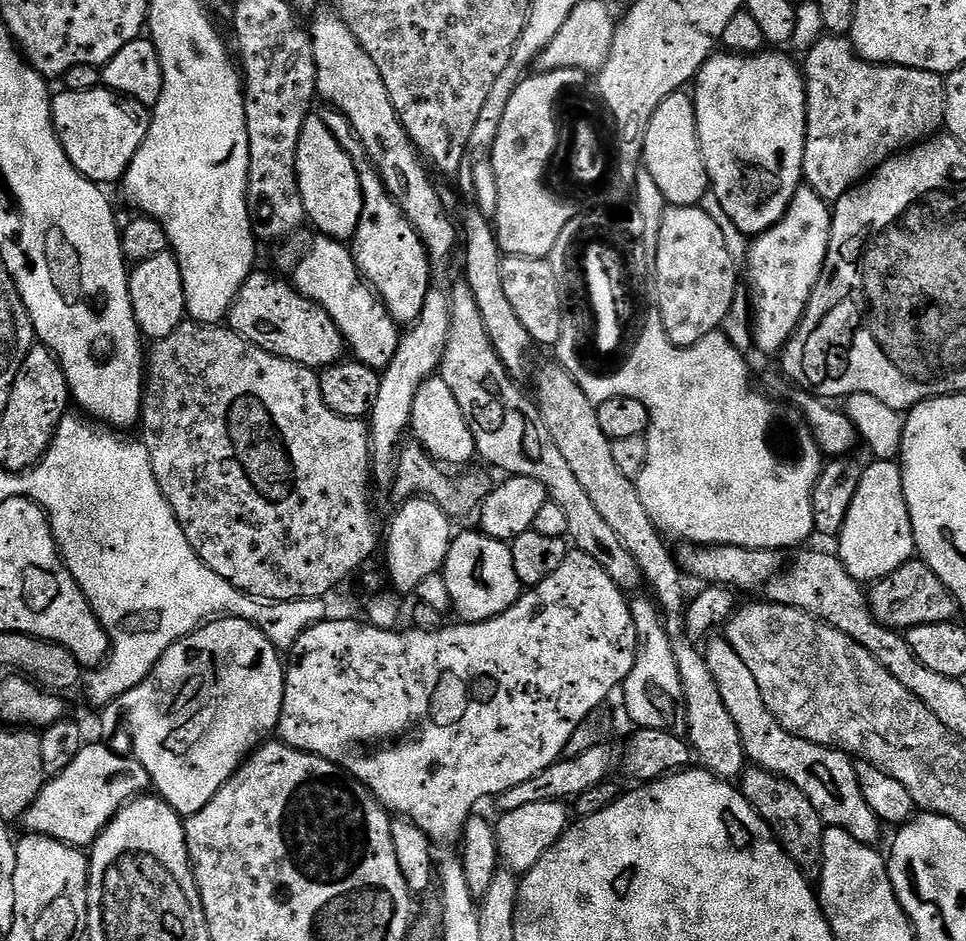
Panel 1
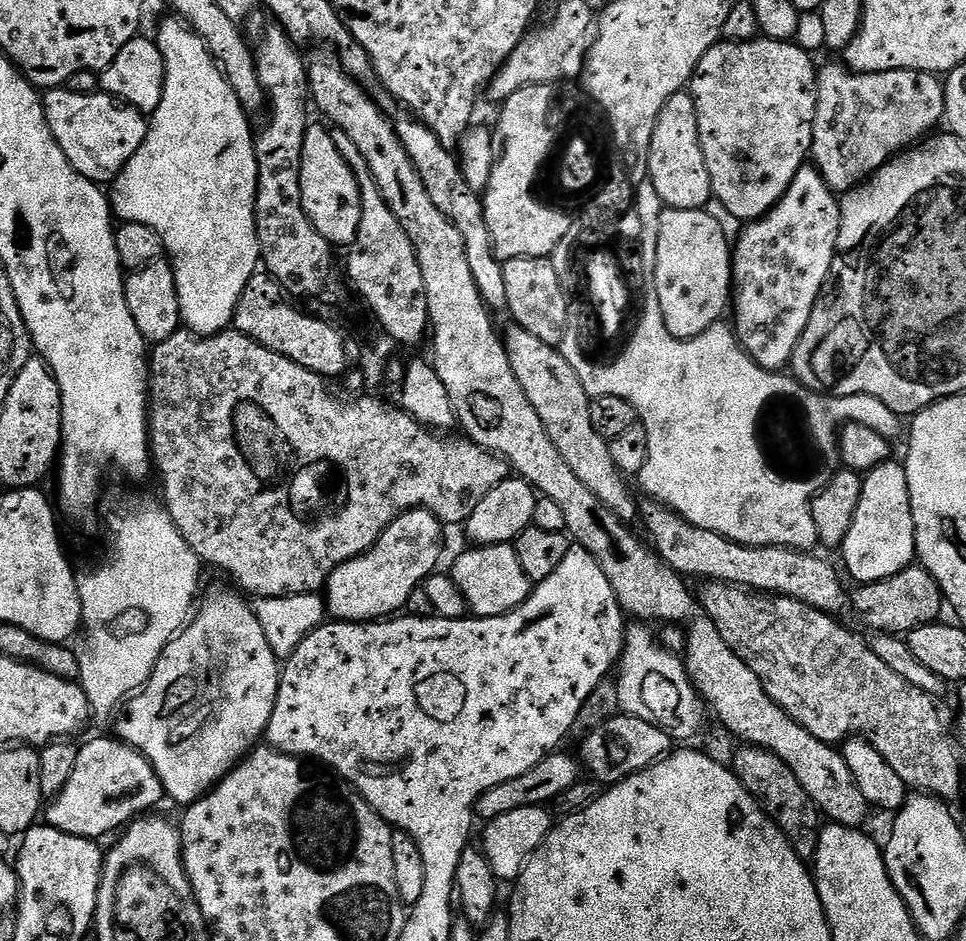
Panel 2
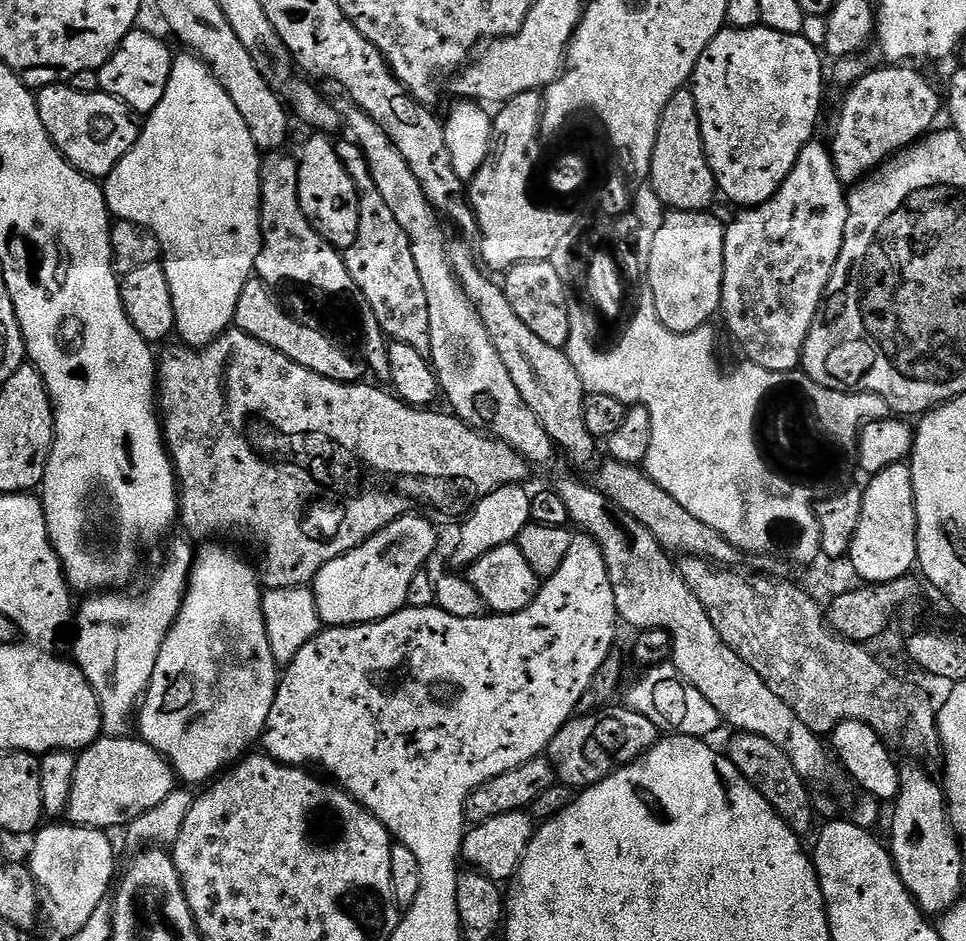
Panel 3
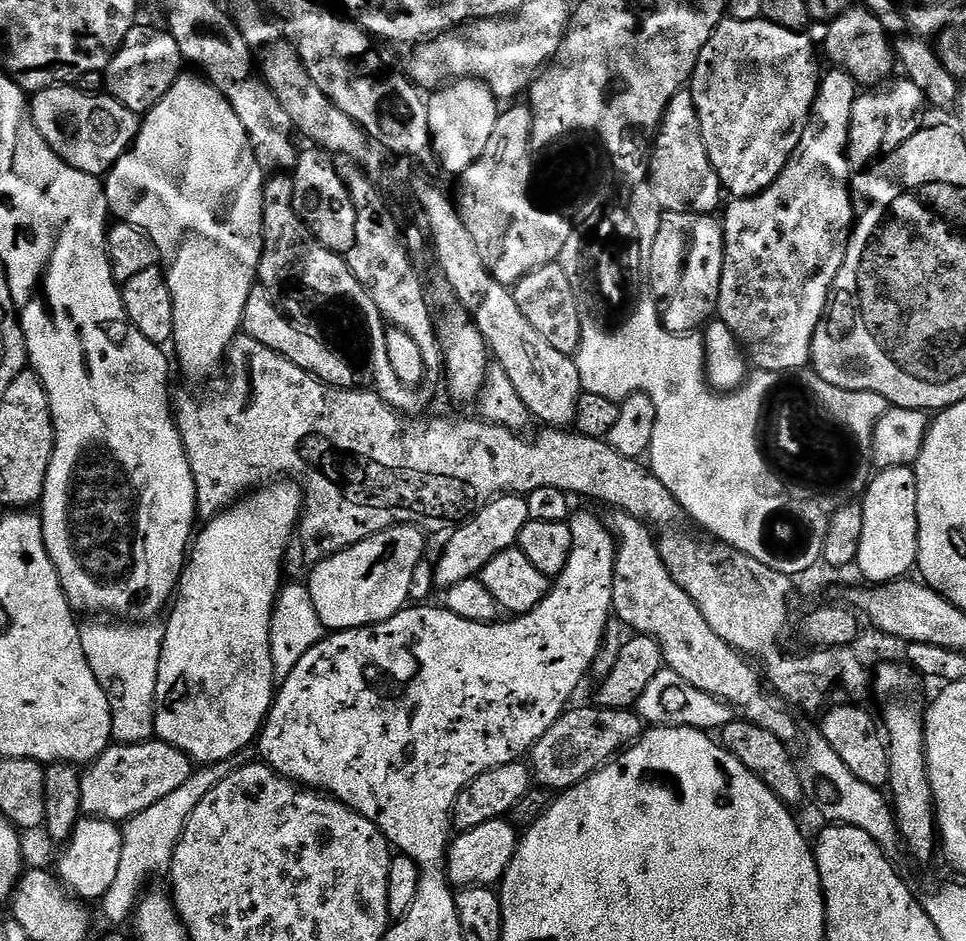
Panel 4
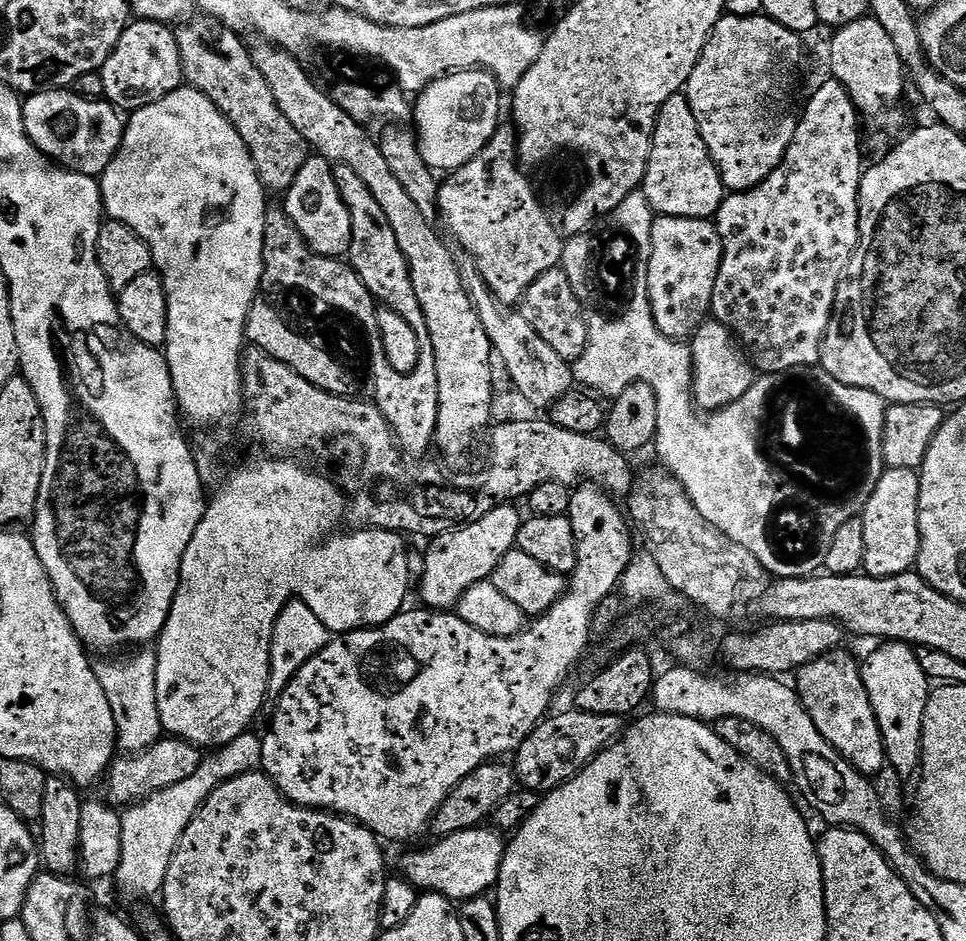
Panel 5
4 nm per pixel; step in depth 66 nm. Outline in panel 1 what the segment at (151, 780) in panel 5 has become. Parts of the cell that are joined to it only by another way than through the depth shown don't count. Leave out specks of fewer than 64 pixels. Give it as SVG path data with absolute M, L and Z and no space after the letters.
M85 743L84 749L62 770L62 774L51 777L45 783L44 789L38 794L38 798L30 806L30 810L24 815L22 824L32 834L49 836L63 844L69 844L72 848L81 850L91 849L96 843L100 833L109 820L115 818L117 812L130 801L137 799L141 794L147 793L150 788L150 781L146 770L131 755L119 756L112 748L104 744Z

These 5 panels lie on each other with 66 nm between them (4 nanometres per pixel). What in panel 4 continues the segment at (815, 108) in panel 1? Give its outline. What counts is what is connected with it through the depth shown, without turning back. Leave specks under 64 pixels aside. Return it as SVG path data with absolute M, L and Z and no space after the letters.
M896 78L887 86L861 91L852 104L850 114L849 165L853 169L863 170L902 142L914 138L914 134L925 127L924 108L926 109L924 92L918 90L918 86L914 86L914 82L907 78Z

